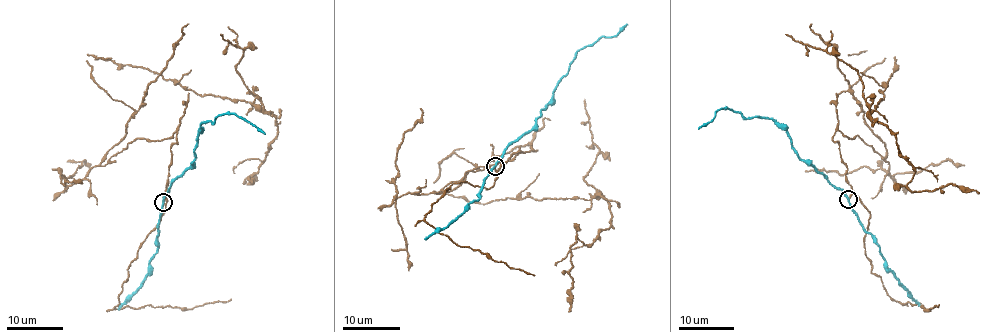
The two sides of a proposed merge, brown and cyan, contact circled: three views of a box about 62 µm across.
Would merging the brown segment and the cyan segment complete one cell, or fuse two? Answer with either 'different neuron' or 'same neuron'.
different neuron

